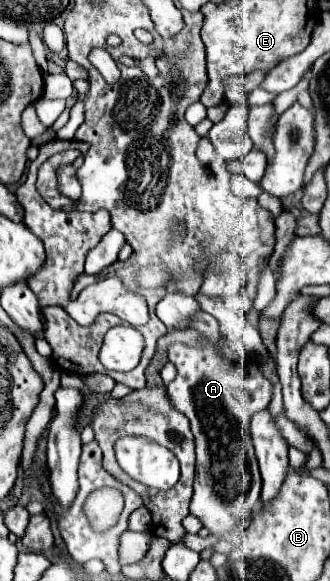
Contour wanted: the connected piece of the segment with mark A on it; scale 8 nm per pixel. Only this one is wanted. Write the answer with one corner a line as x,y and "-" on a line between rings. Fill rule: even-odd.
198,312
192,328
200,330
208,342
192,348
186,344
172,344
168,360
176,366
176,378
166,386
172,406
190,420
196,444
196,478
190,514
222,538
228,538
236,528
250,520
260,504
260,470
250,440
250,416
270,404
272,384
256,368
256,376
244,374
218,354
218,322
206,312

